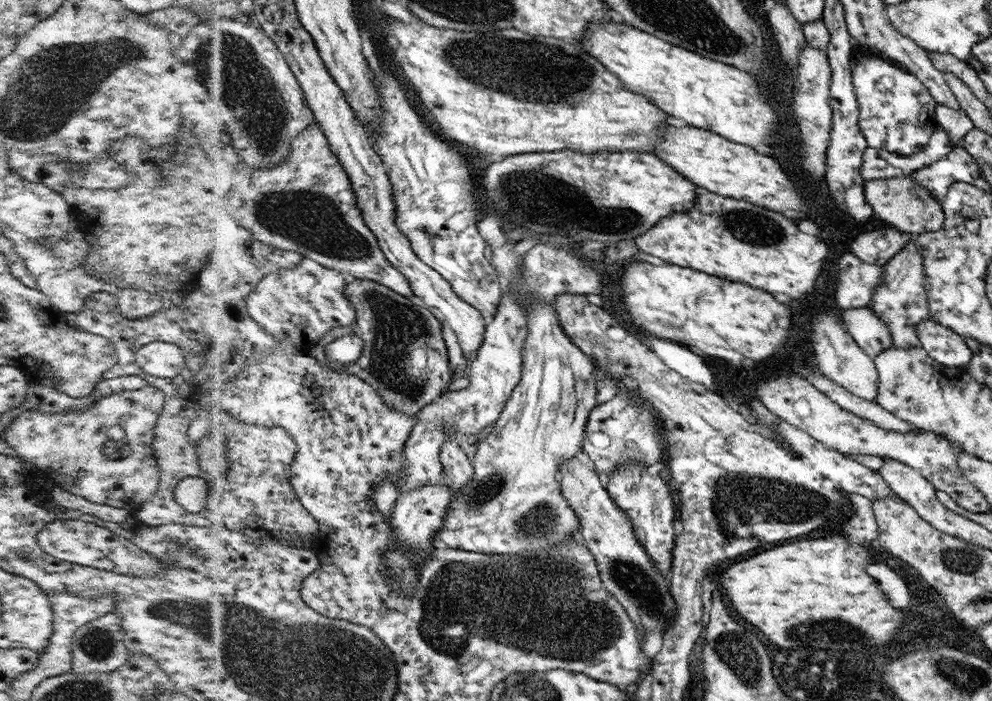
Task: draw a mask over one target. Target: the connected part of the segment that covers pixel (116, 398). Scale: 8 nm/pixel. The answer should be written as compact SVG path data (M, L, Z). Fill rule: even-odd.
M147 385L139 390L121 391L103 396L96 402L92 401L88 408L77 408L77 410L55 412L48 415L39 409L30 408L20 411L19 417L5 428L3 439L12 450L15 450L15 456L25 458L28 464L36 467L64 490L96 504L123 508L134 513L155 494L159 487L159 466L156 462L153 440L155 426L164 403L164 392L154 388L154 386ZM114 426L122 428L122 432L124 432L123 442L130 446L130 454L120 453L116 458L112 458L104 452L106 445L104 436Z

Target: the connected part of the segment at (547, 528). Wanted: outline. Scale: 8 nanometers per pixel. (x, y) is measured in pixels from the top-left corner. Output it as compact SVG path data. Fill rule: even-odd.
M523 294L523 296L519 296L517 299L527 310L528 319L528 332L526 349L524 350L523 357L524 364L522 377L519 385L511 394L510 400L508 400L503 408L503 412L500 413L499 421L495 422L492 428L485 432L484 436L481 437L476 446L476 452L471 457L474 471L471 481L468 481L467 485L464 485L461 491L453 492L451 502L453 511L450 511L447 514L444 526L437 534L438 539L443 540L453 549L467 550L468 552L482 554L521 554L530 556L532 554L544 552L547 545L565 541L566 539L572 538L572 536L579 537L578 532L581 529L581 526L579 526L579 518L576 516L575 510L572 510L570 502L567 501L567 498L562 493L559 468L564 461L575 457L576 452L582 450L588 417L590 417L591 410L599 405L598 401L596 401L596 383L600 380L604 380L605 374L595 366L593 356L584 354L584 351L580 350L579 347L571 341L571 338L568 338L567 333L562 330L562 327L559 325L559 315L556 314L554 302L545 302L545 300L537 298L537 296L527 296L527 294Z

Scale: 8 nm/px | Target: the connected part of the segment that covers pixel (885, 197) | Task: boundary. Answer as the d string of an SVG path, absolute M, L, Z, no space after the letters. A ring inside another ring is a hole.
M912 174L900 175L888 179L870 180L864 182L864 196L866 202L872 207L873 216L891 224L892 227L900 232L910 233L913 236L936 232L943 225L944 213L942 205L925 188L914 183Z

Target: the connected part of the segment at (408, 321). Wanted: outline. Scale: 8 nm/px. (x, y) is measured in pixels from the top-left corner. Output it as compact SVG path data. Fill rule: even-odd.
M356 278L347 285L345 293L359 310L359 321L351 327L353 334L365 340L362 356L350 366L334 362L328 356L327 346L335 340L328 338L323 338L320 346L313 346L312 356L334 370L360 375L380 391L389 406L419 416L428 405L446 394L454 374L442 317L425 303L375 280Z

